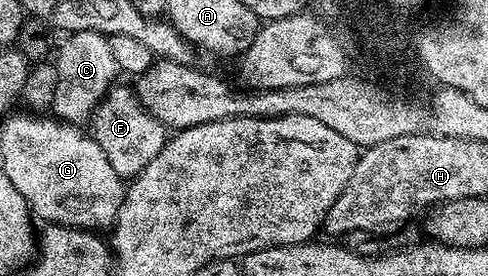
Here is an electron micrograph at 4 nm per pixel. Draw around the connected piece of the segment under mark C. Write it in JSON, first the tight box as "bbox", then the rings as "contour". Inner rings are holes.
{"bbox":[50,32,120,125],"contour":[[[73,32],[64,39],[67,40],[60,47],[58,44],[53,55],[57,82],[53,89],[50,110],[65,123],[79,125],[94,115],[95,106],[116,82],[115,75],[118,76],[120,70],[113,57],[110,38],[101,32]]]}

